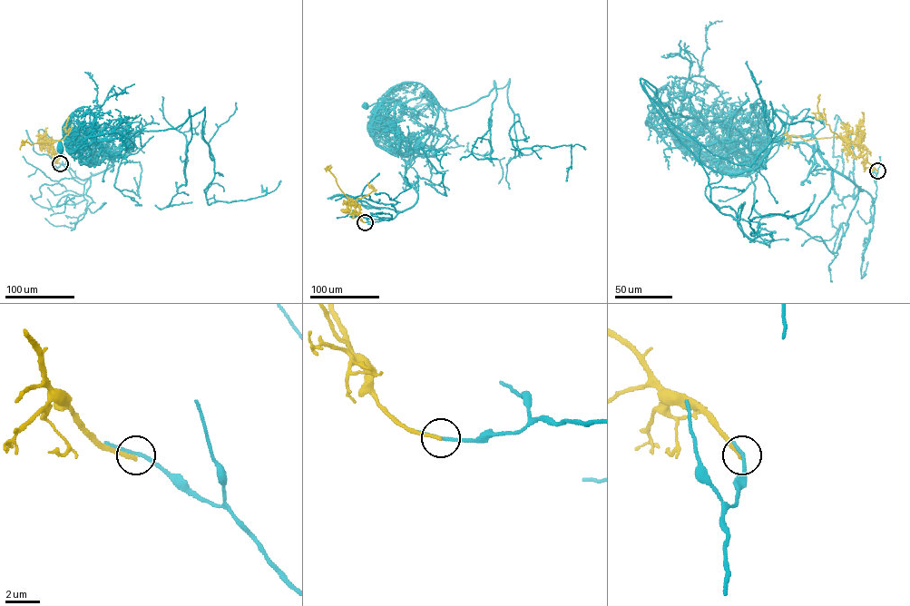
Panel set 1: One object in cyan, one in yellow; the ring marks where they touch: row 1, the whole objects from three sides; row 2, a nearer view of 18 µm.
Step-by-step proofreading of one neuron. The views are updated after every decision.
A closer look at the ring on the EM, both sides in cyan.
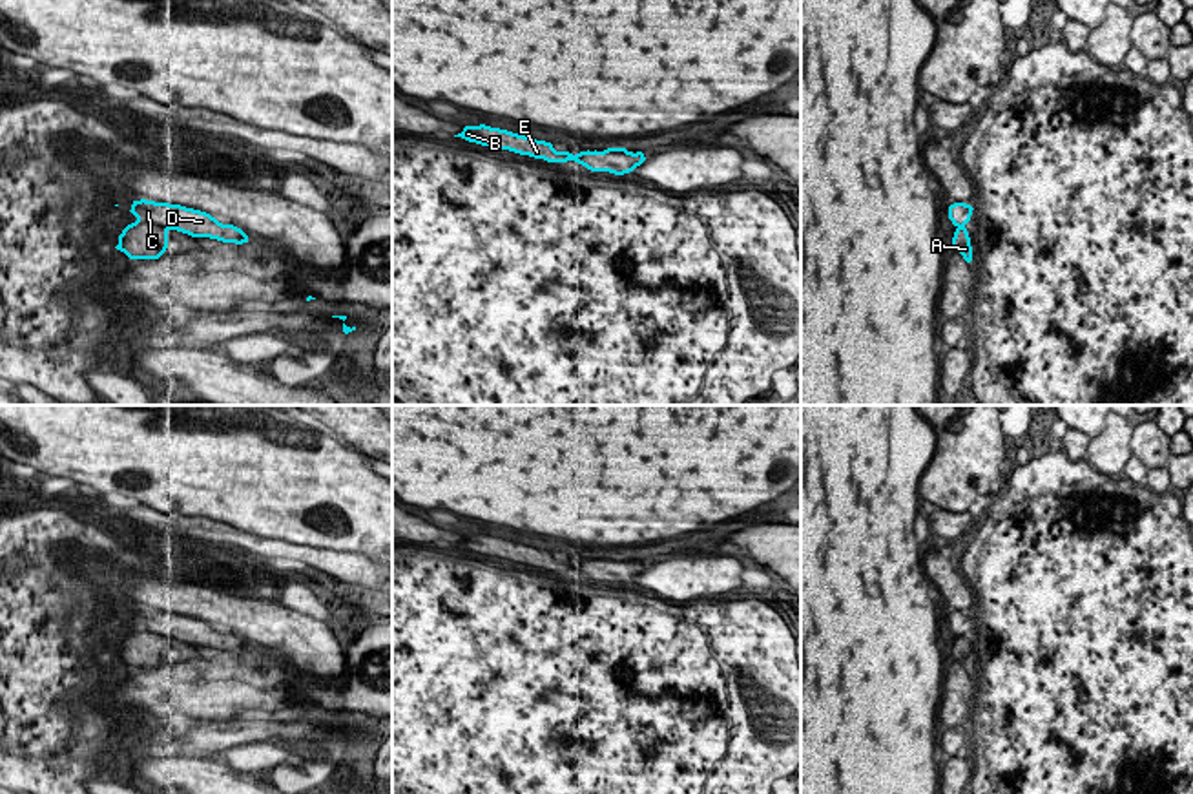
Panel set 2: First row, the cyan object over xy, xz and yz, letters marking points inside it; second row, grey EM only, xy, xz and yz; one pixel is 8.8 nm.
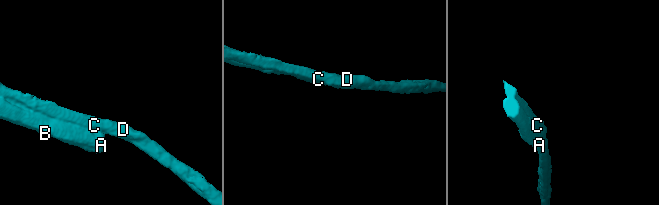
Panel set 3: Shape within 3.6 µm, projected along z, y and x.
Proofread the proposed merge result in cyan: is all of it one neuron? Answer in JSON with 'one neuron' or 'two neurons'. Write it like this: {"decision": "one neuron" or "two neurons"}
{"decision": "two neurons"}

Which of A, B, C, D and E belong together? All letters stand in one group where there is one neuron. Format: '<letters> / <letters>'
A B E / C D

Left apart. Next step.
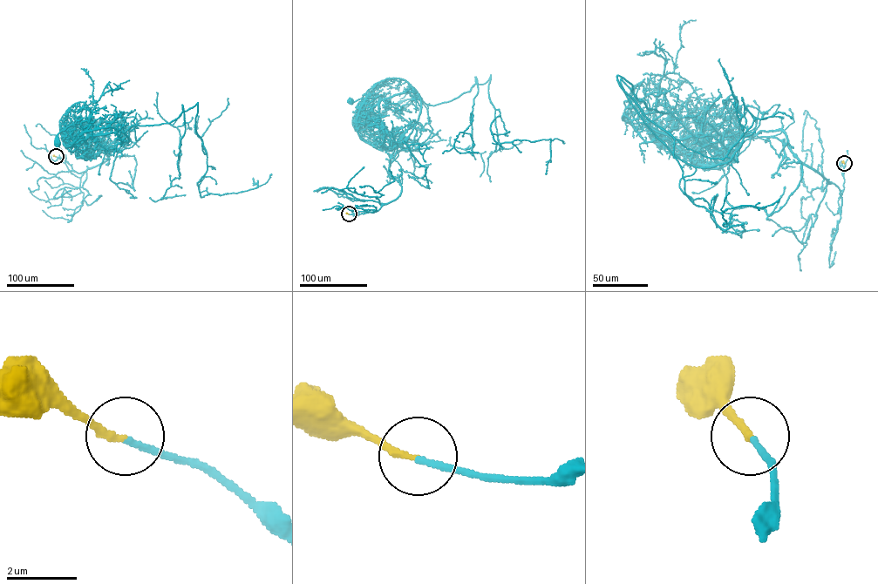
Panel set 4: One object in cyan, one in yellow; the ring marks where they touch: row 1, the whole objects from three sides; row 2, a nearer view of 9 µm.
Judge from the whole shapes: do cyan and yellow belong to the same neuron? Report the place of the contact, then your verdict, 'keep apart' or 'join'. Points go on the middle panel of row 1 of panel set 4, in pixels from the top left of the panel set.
(349, 213) | join

